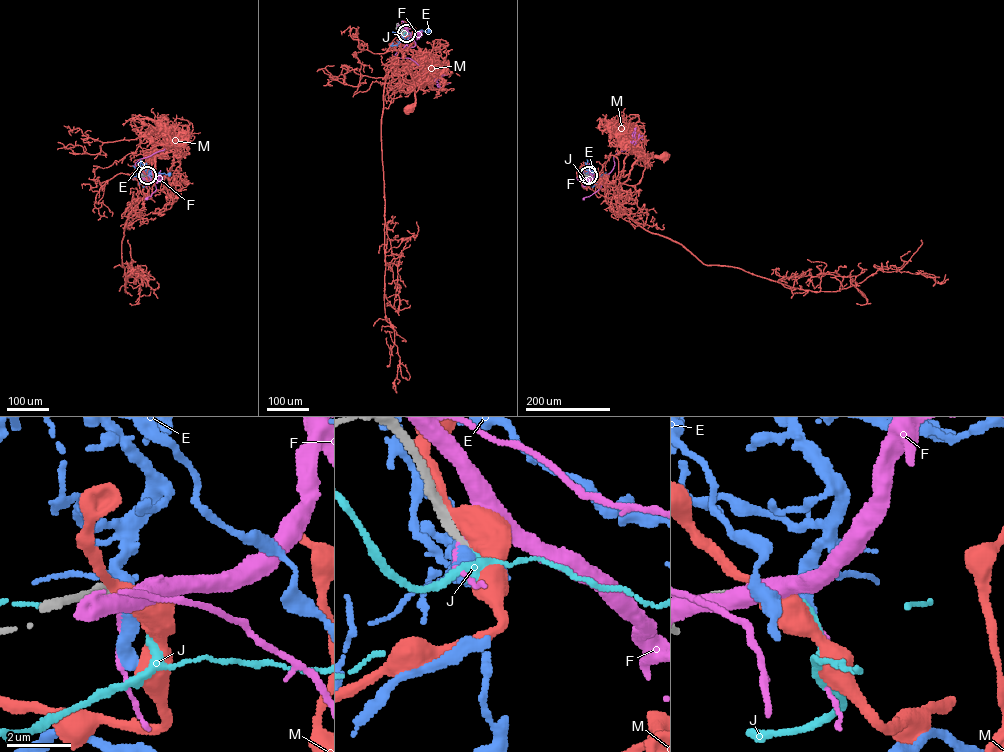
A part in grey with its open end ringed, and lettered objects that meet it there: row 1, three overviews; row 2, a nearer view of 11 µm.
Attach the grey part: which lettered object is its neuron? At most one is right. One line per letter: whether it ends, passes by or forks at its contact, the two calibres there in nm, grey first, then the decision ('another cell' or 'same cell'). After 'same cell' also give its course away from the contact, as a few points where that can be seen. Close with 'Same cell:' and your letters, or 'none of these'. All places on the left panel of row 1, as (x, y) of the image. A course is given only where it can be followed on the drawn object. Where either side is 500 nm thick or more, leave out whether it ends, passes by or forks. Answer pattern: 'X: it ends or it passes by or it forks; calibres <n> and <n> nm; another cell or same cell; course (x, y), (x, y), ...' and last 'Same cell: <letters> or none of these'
E: it passes by; calibres 240 and 400 nm; another cell
F: it passes by; calibres 240 and 110 nm; another cell
J: it ends; calibres 190 and 240 nm; another cell
M: calibres 320 and 550 nm; another cell
Same cell: none of these

